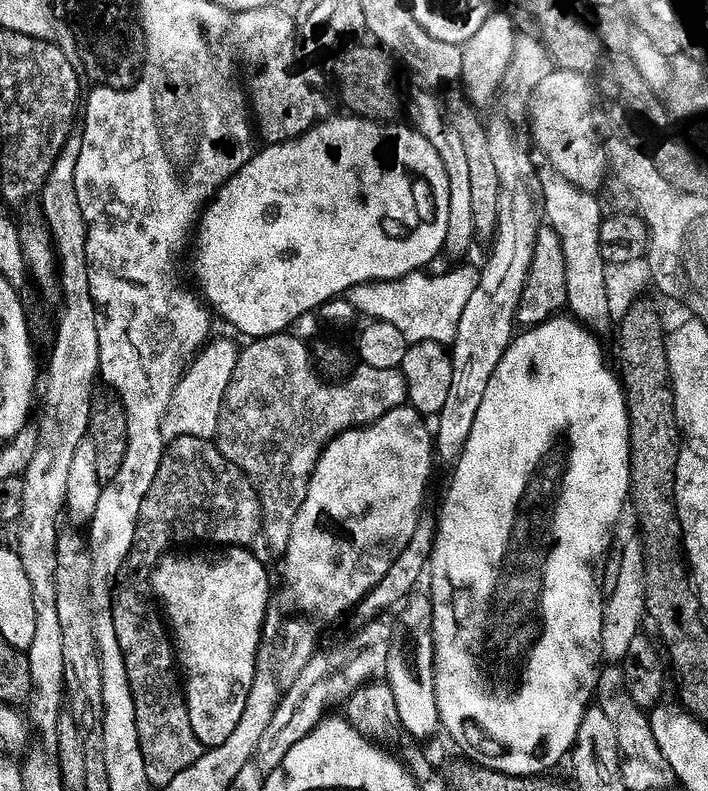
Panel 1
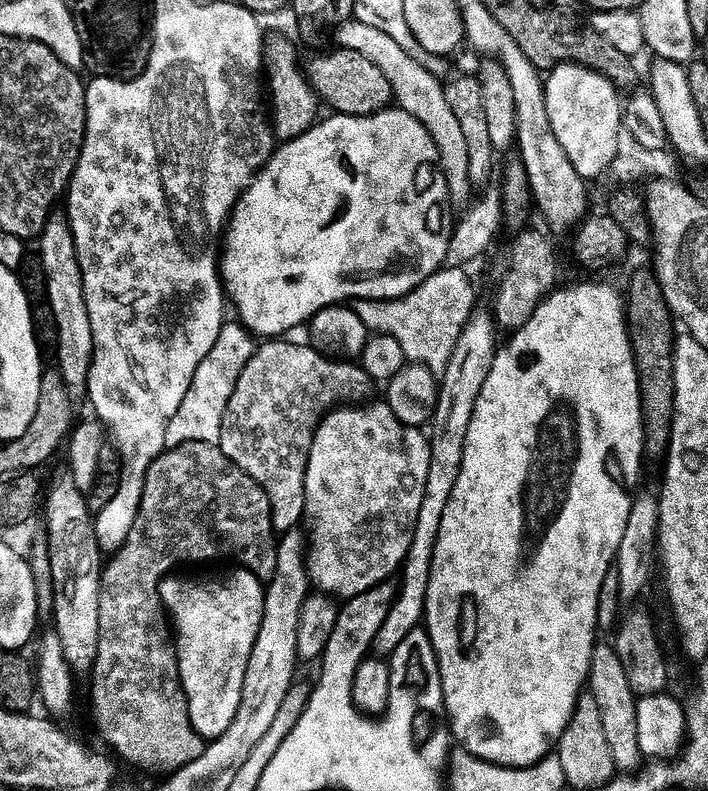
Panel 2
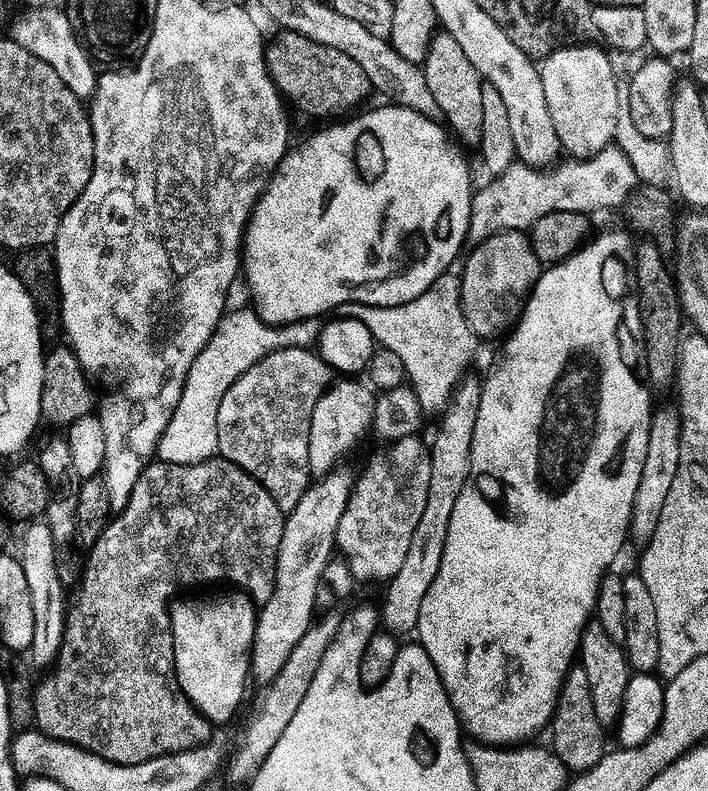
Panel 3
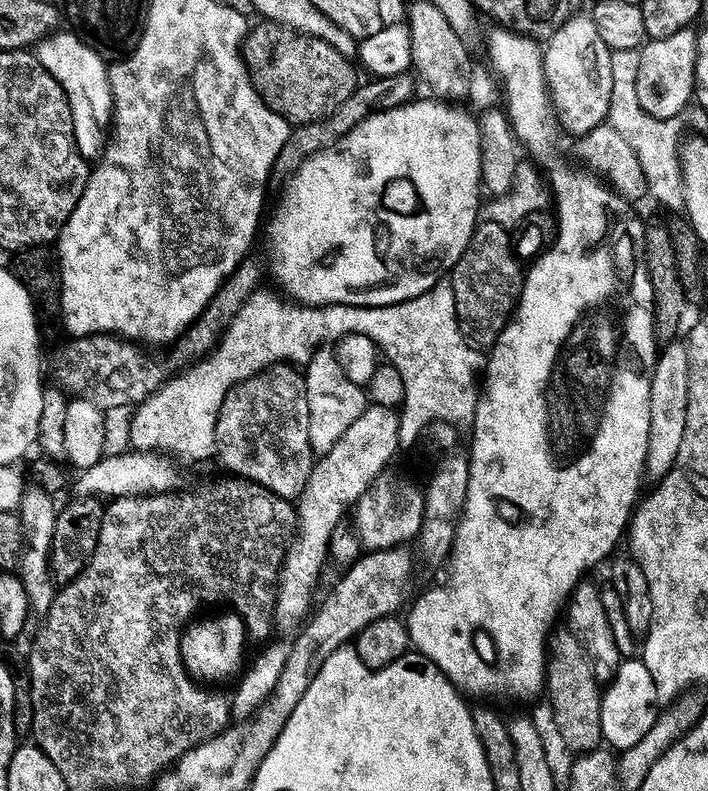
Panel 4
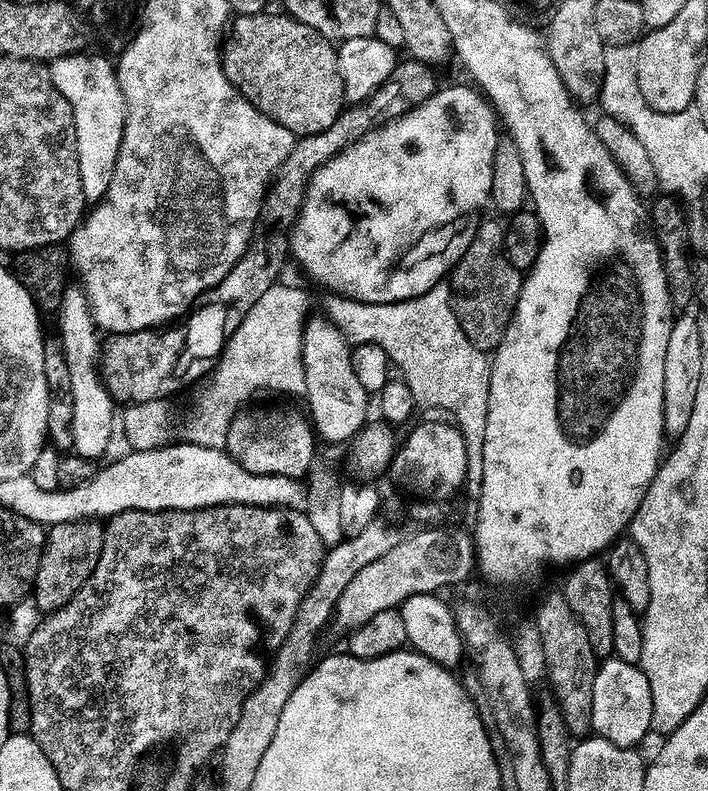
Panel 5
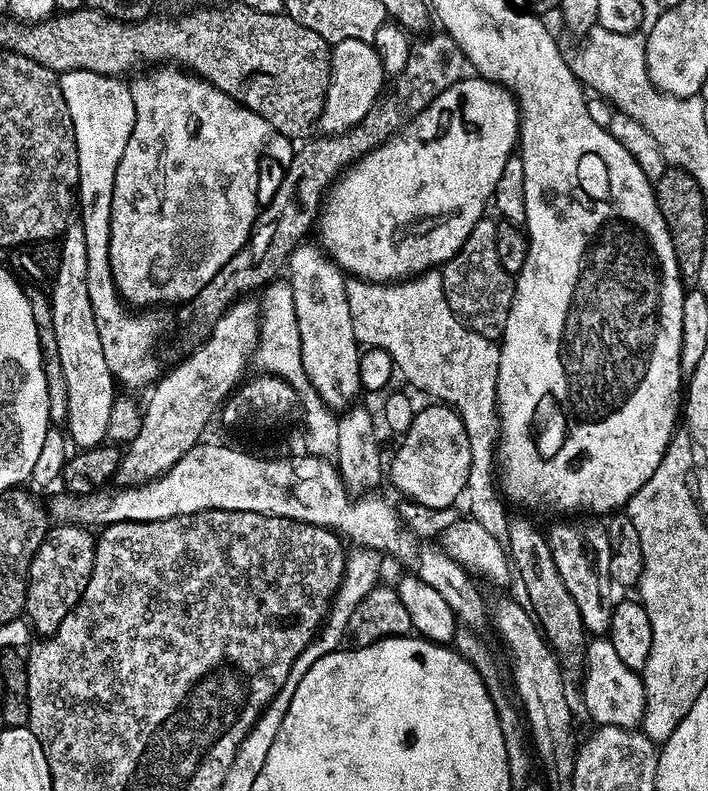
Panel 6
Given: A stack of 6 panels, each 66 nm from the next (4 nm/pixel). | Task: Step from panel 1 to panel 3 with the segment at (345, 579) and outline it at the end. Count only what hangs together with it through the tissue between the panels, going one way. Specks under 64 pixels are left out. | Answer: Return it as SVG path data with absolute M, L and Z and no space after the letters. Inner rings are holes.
M344 378L339 382L333 383L330 389L324 393L324 397L318 402L310 426L309 469L320 478L333 471L340 464L338 463L339 460L351 448L358 447L360 439L367 432L371 433L373 431L372 419L376 416L378 396L367 383L357 382L352 378ZM419 435L408 436L405 440L395 441L381 456L376 456L368 464L364 473L359 473L352 497L346 506L346 514L336 534L336 547L339 555L347 561L353 577L360 580L383 580L389 582L395 579L409 553L410 542L418 522L425 513L426 502L430 493L431 458L432 453L427 443L420 441Z

